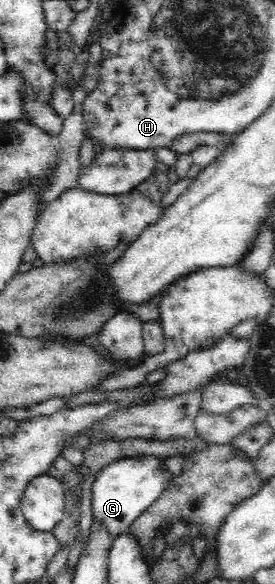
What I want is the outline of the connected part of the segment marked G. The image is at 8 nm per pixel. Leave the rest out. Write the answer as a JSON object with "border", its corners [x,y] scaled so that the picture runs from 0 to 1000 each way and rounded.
{"border":[[[476,783],[396,793],[353,808],[335,825],[335,896],[378,906],[393,916],[436,918],[451,908],[531,875],[589,839],[629,820],[593,798],[589,788],[560,783]]]}

